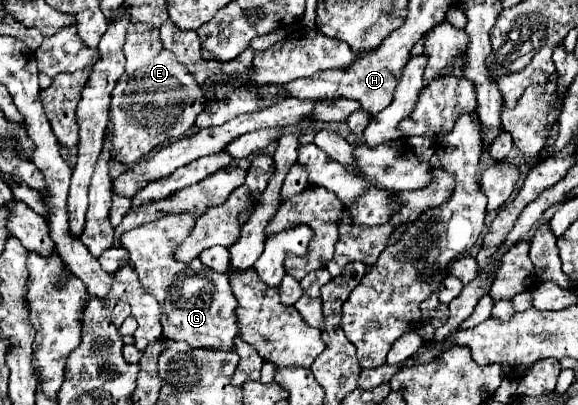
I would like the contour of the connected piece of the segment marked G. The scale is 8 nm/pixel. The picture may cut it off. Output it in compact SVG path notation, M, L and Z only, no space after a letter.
M166 215L158 221L126 231L120 237L120 245L130 253L134 269L140 277L144 289L156 295L162 305L162 335L174 341L184 341L190 347L208 347L220 351L234 351L234 339L240 335L236 307L238 301L232 295L228 275L216 273L194 259L192 263L182 263L174 259L176 247L194 229L194 215Z

